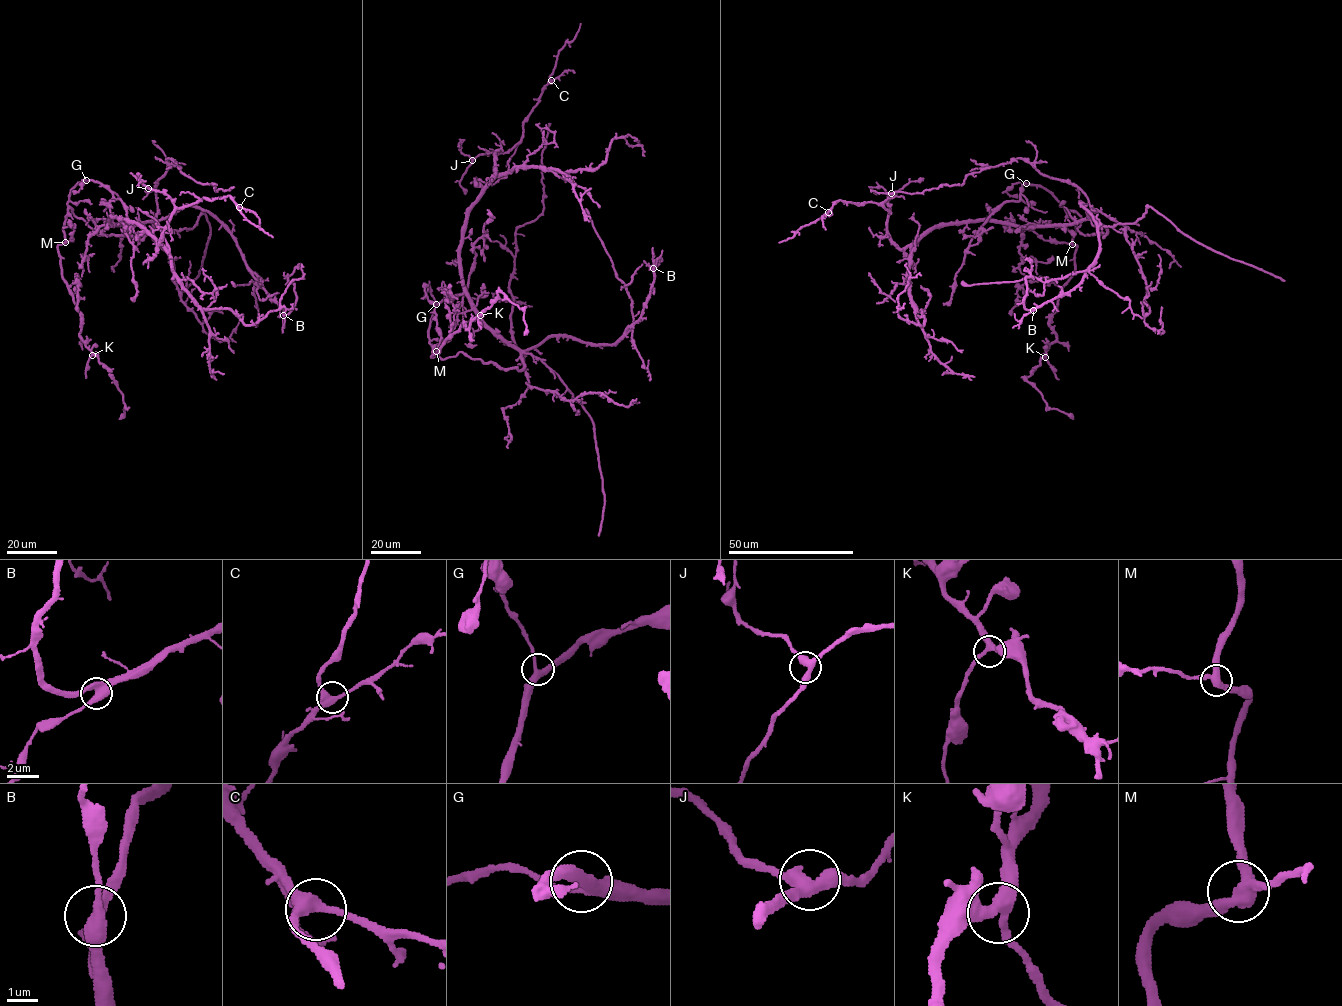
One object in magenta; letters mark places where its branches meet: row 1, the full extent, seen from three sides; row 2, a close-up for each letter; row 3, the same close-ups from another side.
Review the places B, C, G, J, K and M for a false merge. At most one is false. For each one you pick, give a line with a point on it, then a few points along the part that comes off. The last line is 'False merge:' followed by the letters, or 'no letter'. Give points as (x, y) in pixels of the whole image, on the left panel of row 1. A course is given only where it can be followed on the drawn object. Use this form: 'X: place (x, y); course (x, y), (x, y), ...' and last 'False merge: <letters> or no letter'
False merge: no letter

